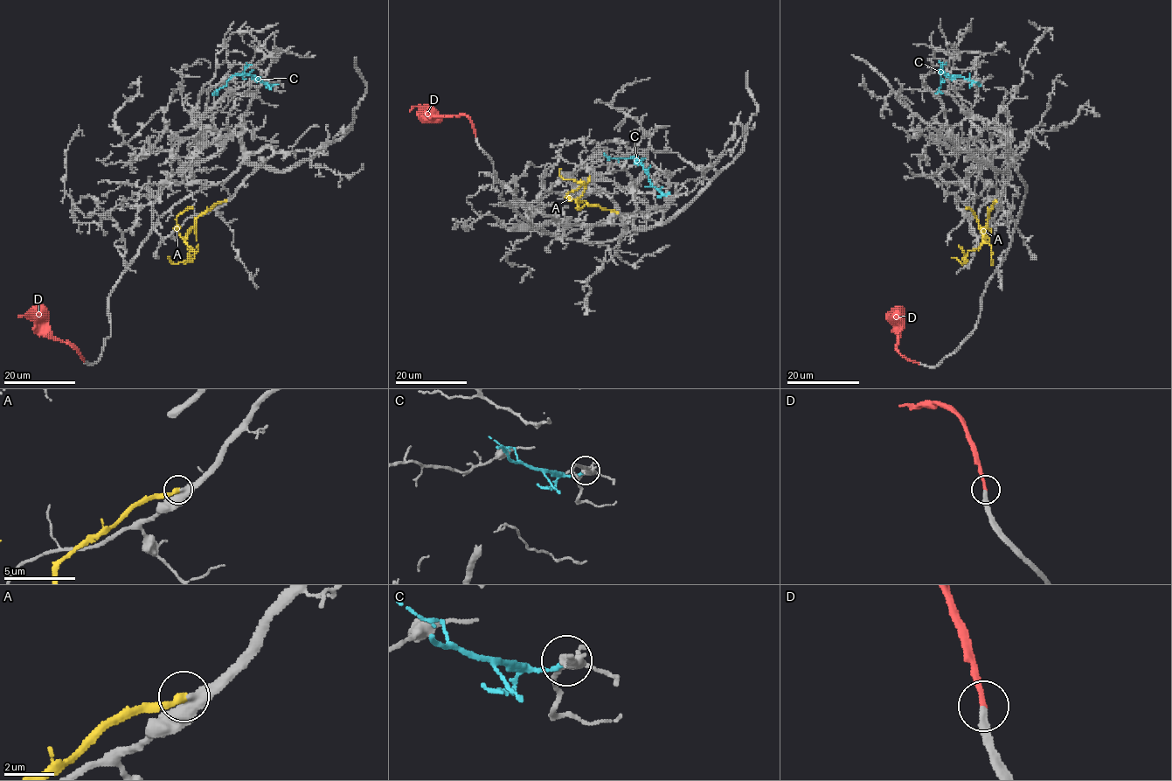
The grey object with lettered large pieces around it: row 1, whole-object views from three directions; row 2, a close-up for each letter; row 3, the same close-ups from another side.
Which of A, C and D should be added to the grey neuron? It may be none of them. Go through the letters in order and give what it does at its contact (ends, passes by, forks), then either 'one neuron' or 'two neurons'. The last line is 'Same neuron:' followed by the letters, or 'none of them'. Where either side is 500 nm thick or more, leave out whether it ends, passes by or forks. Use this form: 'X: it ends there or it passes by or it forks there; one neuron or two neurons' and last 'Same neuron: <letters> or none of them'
A: it ends there; one neuron
C: it ends there; two neurons
D: it ends there; one neuron
Same neuron: A, D

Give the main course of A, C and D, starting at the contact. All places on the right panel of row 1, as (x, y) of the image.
A: (996, 200), (988, 212), (983, 242), (977, 249), (967, 252), (961, 264), (951, 257)
C: (976, 81), (939, 73), (940, 84), (935, 93)
D: (918, 363), (906, 359), (898, 350), (900, 327), (888, 317), (893, 318)

